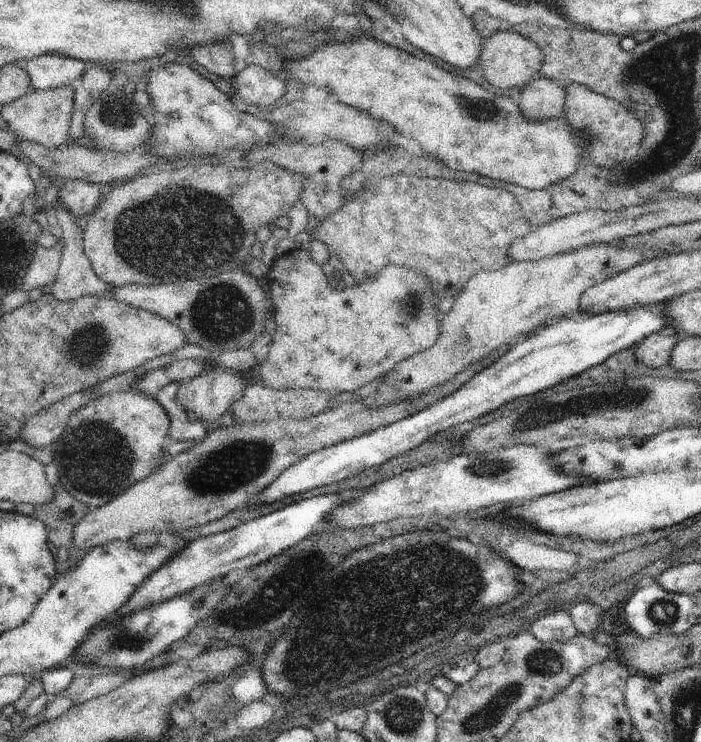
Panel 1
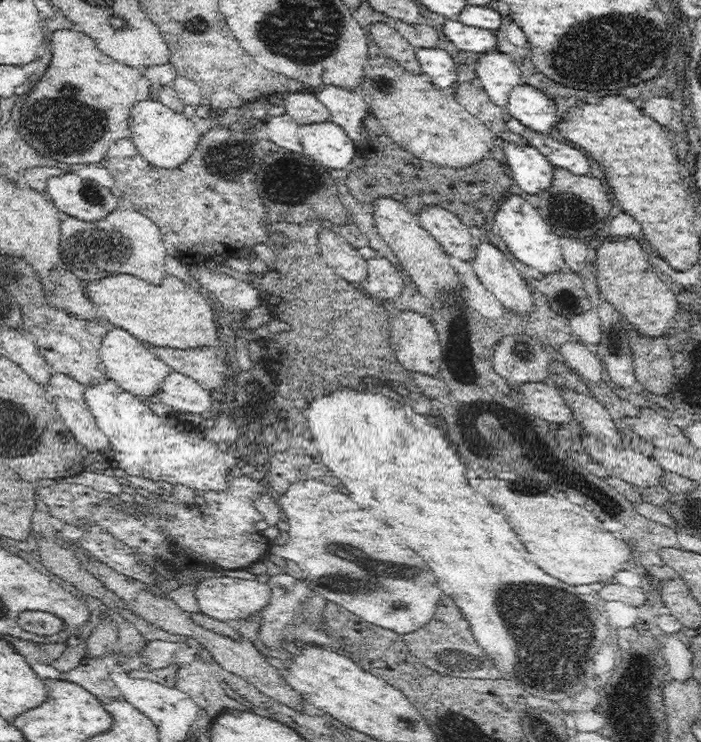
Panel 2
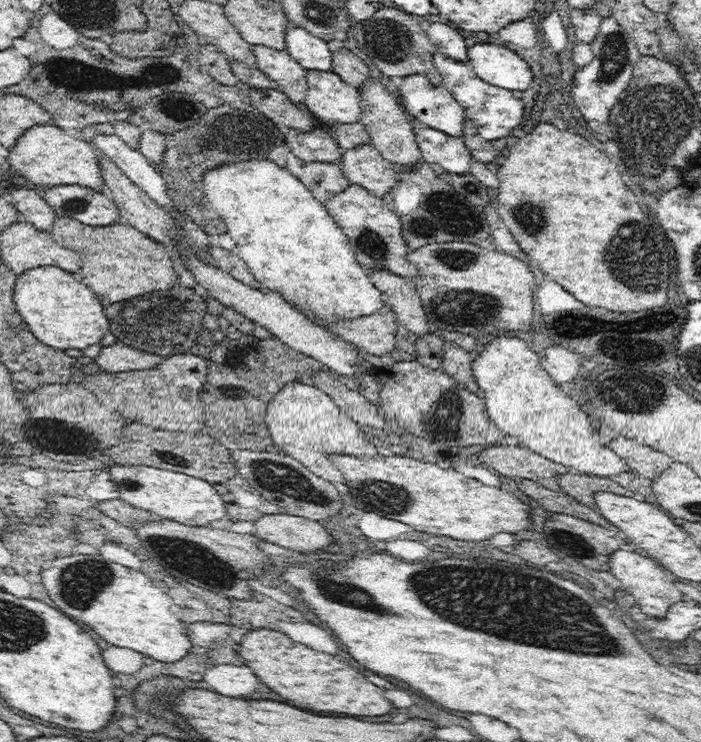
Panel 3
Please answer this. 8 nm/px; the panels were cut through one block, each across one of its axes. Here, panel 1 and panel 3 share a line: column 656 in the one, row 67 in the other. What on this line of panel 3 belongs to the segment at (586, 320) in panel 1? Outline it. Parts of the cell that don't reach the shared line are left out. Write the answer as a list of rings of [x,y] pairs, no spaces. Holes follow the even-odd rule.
[[[288,28],[286,50],[296,58],[308,72],[330,72],[332,70],[332,50],[334,46],[322,38],[310,36],[304,28]]]

